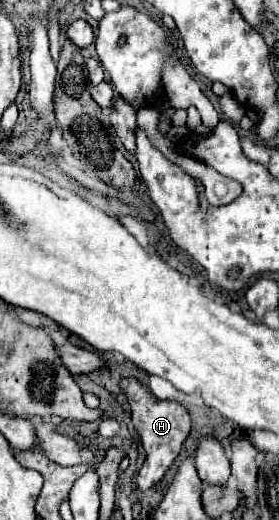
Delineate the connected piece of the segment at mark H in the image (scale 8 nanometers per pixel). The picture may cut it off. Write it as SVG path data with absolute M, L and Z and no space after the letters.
M131 377L121 379L119 385L121 385L121 391L127 395L127 401L131 403L131 411L133 411L131 421L133 421L133 427L139 433L139 439L141 439L143 449L147 453L145 463L139 469L137 479L135 479L137 489L145 491L145 489L151 489L153 485L157 485L161 481L165 471L171 467L171 463L179 455L179 451L183 447L183 441L189 435L191 419L189 419L187 409L181 403L177 403L177 401L161 401L145 385L131 387Z

